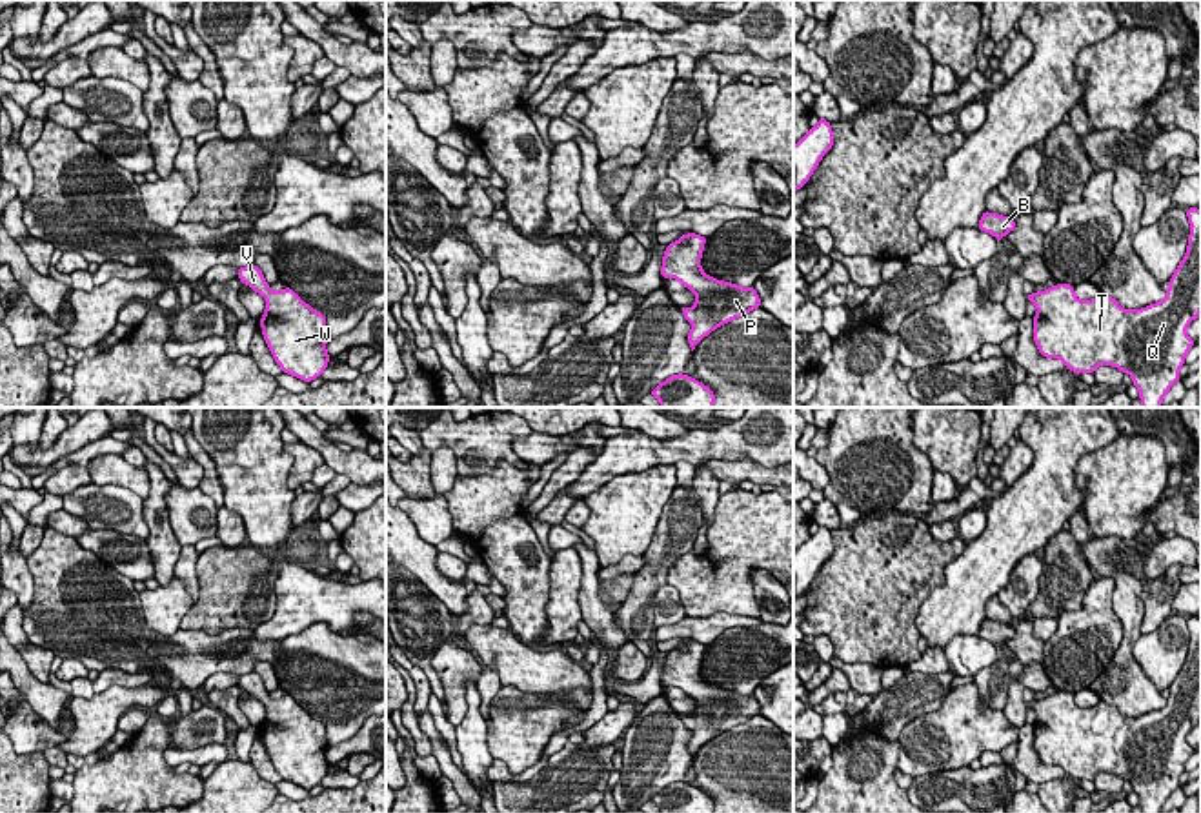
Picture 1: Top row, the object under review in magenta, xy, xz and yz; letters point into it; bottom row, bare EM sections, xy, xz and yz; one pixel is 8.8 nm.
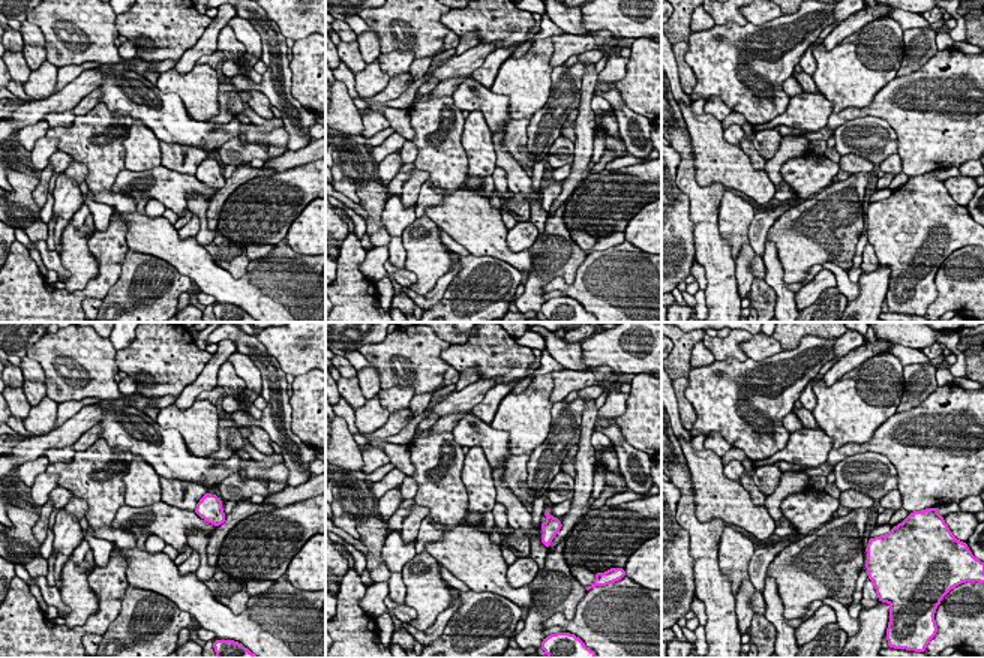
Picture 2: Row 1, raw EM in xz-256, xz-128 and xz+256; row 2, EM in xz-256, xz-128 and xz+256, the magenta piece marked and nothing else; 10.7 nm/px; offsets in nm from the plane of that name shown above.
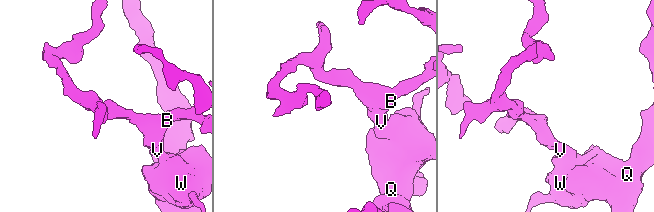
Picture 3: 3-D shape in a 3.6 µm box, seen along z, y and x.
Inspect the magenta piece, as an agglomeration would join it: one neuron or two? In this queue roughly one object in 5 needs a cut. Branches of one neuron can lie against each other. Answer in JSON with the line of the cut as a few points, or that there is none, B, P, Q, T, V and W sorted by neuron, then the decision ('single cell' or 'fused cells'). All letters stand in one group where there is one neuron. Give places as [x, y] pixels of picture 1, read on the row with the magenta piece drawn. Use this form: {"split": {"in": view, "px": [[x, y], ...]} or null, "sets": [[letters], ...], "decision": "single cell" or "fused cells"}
{"split": null, "sets": [["B", "P", "Q", "T", "V", "W"]], "decision": "single cell"}

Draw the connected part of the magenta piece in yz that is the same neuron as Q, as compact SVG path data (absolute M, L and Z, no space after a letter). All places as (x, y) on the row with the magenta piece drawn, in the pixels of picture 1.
M1190 207L1186 216L1190 222L1186 255L1172 275L1166 298L1161 302L1143 309L1123 309L1115 298L1106 295L1099 295L1092 300L1079 300L1070 284L1057 284L1041 293L1035 291L1028 295L1026 300L1034 302L1037 307L1034 316L1034 342L1039 353L1046 358L1063 360L1075 375L1094 373L1097 366L1114 366L1132 376L1134 386L1139 389L1143 407L1161 407L1168 389L1181 380L1179 369L1185 366L1186 353L1196 344L1186 335L1186 327L1201 313L1201 209Z

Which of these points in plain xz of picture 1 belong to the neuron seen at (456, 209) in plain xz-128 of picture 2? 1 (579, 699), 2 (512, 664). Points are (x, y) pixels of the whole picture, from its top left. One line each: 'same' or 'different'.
1: different
2: same

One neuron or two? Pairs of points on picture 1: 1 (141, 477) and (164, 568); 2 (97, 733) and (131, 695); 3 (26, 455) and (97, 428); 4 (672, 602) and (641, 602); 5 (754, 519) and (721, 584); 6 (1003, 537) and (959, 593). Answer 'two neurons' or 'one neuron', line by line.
1: two neurons
2: one neuron
3: one neuron
4: two neurons
5: one neuron
6: one neuron

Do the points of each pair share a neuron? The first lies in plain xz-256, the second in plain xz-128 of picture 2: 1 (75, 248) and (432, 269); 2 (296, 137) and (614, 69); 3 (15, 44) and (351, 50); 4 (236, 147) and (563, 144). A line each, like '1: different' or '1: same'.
1: same
2: same
3: different
4: same

